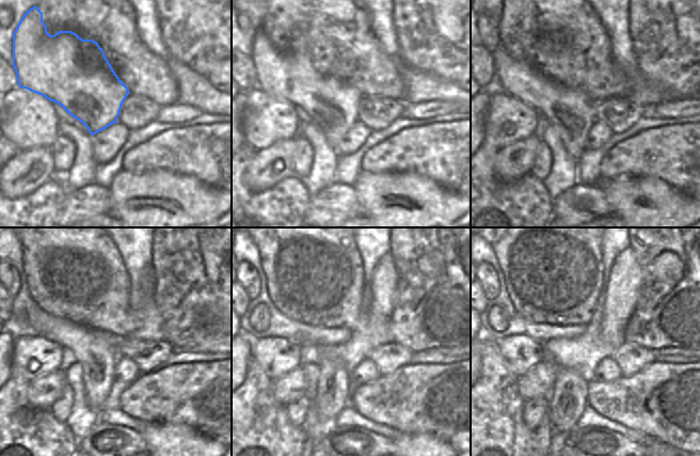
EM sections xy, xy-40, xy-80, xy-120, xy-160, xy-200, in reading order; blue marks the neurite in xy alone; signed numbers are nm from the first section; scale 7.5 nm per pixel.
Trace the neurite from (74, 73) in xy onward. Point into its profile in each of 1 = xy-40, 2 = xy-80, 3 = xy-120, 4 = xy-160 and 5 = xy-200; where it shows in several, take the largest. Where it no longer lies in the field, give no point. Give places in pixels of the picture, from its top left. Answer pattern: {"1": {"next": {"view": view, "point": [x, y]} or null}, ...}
{"1": {"next": {"view": "xy-40", "point": [333, 105]}}, "2": {"next": {"view": "xy-80", "point": [572, 112]}}, "3": {"next": {"view": "xy-120", "point": [97, 351]}}, "4": {"next": {"view": "xy-160", "point": [333, 390]}}, "5": {"next": {"view": "xy-200", "point": [568, 398]}}}

